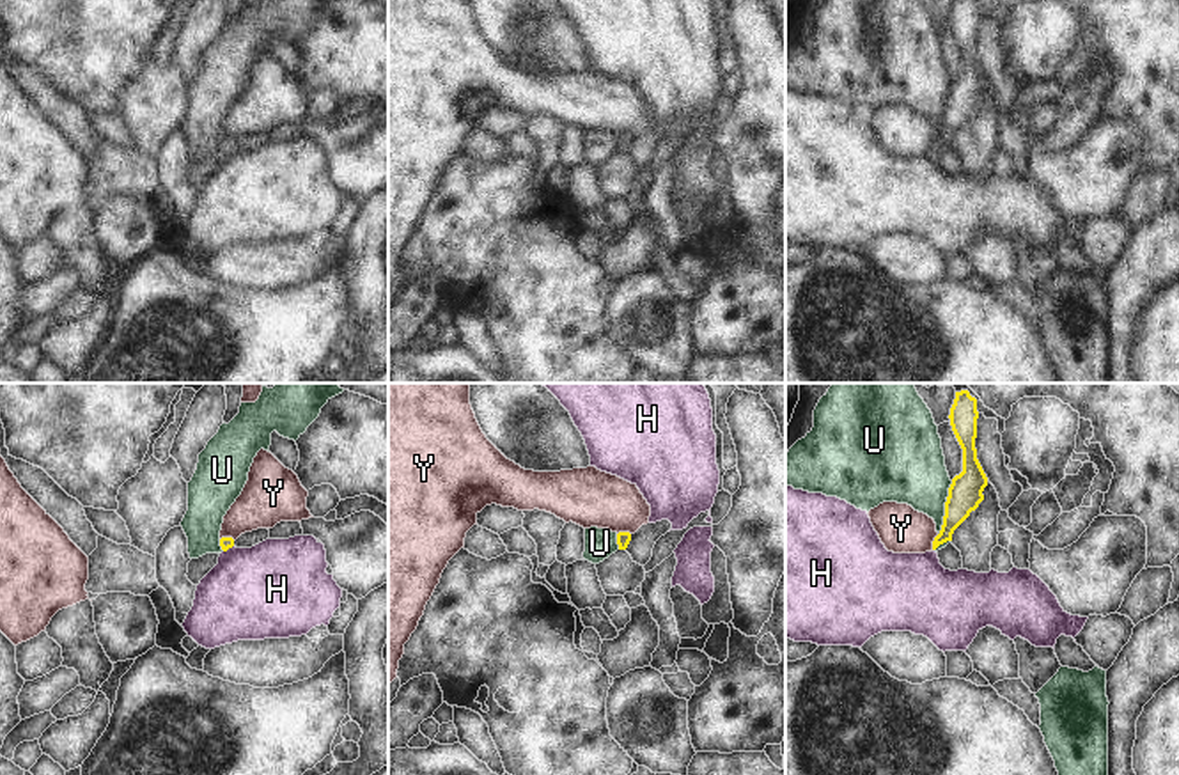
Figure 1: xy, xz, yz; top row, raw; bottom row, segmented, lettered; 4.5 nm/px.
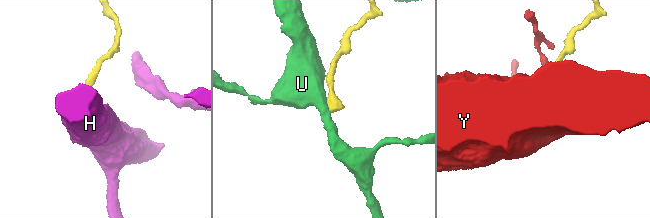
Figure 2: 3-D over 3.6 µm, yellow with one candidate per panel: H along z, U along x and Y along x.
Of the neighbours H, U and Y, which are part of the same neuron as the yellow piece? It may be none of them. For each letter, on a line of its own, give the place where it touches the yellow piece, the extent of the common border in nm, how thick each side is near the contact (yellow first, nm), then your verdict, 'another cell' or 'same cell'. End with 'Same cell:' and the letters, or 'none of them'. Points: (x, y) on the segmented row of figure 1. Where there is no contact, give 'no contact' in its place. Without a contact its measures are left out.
H: contact xy (227, 548); length 60 nm; calibres 60 and 420 nm; another cell
U: contact yz (945, 508); length 260 nm; calibres 160 and 340 nm; another cell
Y: contact yz (933, 543); length 80 nm; calibres 140 and 220 nm; another cell
Same cell: none of them

